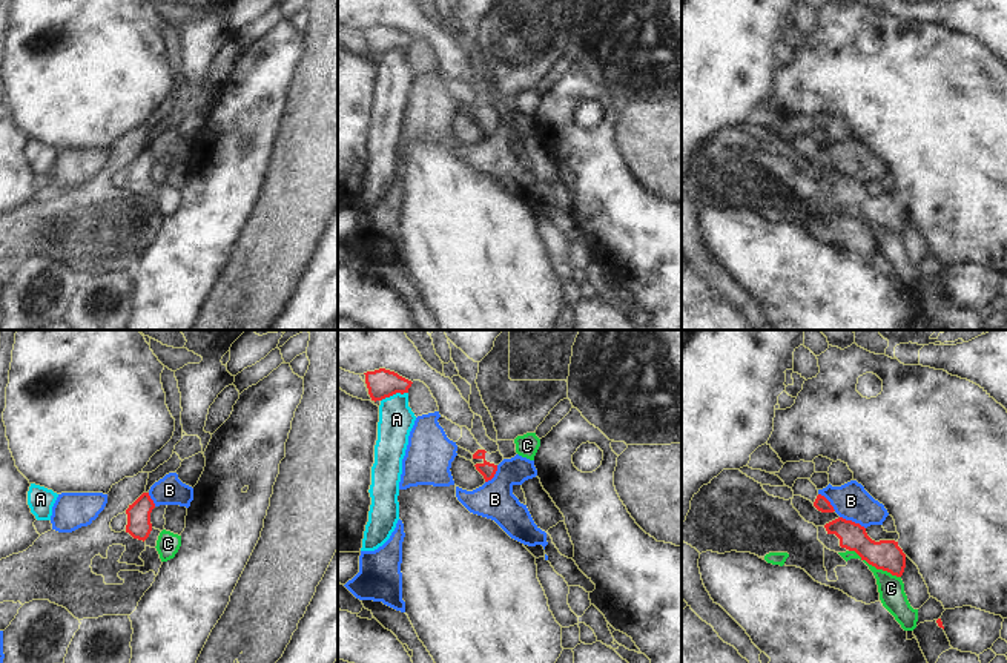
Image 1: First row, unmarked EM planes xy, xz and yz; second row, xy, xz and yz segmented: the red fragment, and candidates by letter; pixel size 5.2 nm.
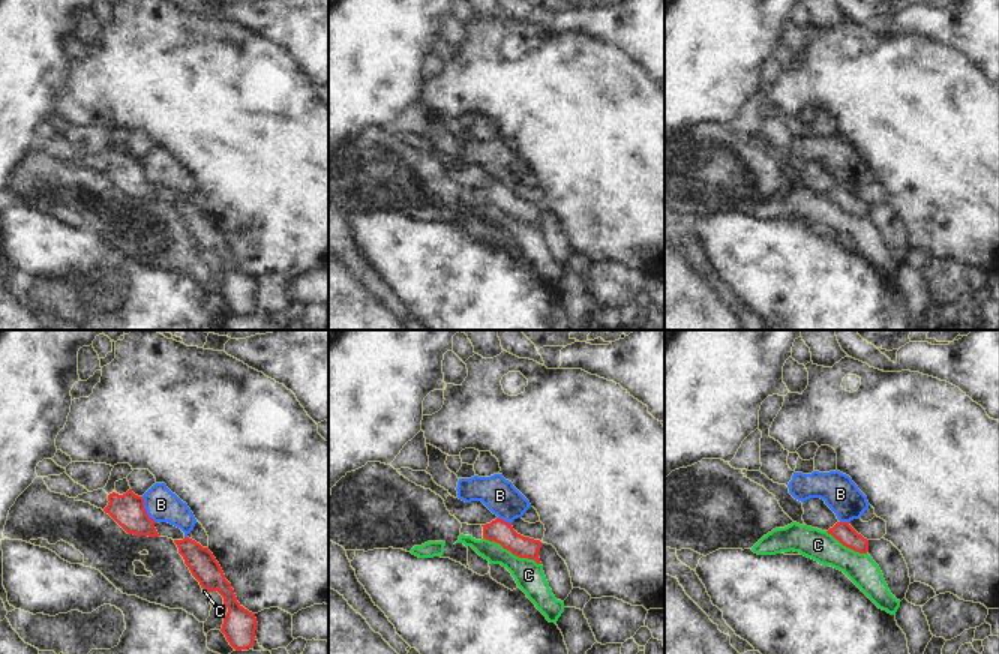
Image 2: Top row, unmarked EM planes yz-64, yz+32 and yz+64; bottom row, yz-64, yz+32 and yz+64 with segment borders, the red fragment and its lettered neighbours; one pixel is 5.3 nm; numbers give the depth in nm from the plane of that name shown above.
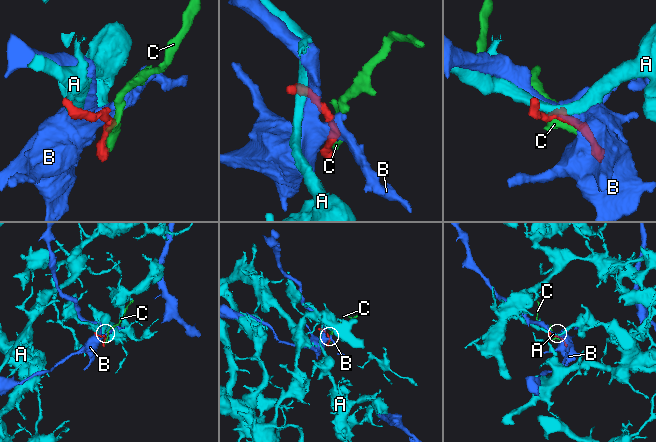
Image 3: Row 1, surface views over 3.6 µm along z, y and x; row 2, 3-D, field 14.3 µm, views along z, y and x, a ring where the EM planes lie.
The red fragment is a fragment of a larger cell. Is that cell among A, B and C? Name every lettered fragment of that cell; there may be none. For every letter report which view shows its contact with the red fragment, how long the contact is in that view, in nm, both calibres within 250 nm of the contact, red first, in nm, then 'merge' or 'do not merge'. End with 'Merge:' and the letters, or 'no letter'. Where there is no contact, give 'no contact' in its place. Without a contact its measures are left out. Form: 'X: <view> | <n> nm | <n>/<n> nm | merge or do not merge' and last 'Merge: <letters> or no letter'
A: xz | 150 nm | 150/190 nm | do not merge
B: yz | 150 nm | 160/190 nm | do not merge
C: yz | 300 nm | 160/140 nm | do not merge
Merge: no letter

